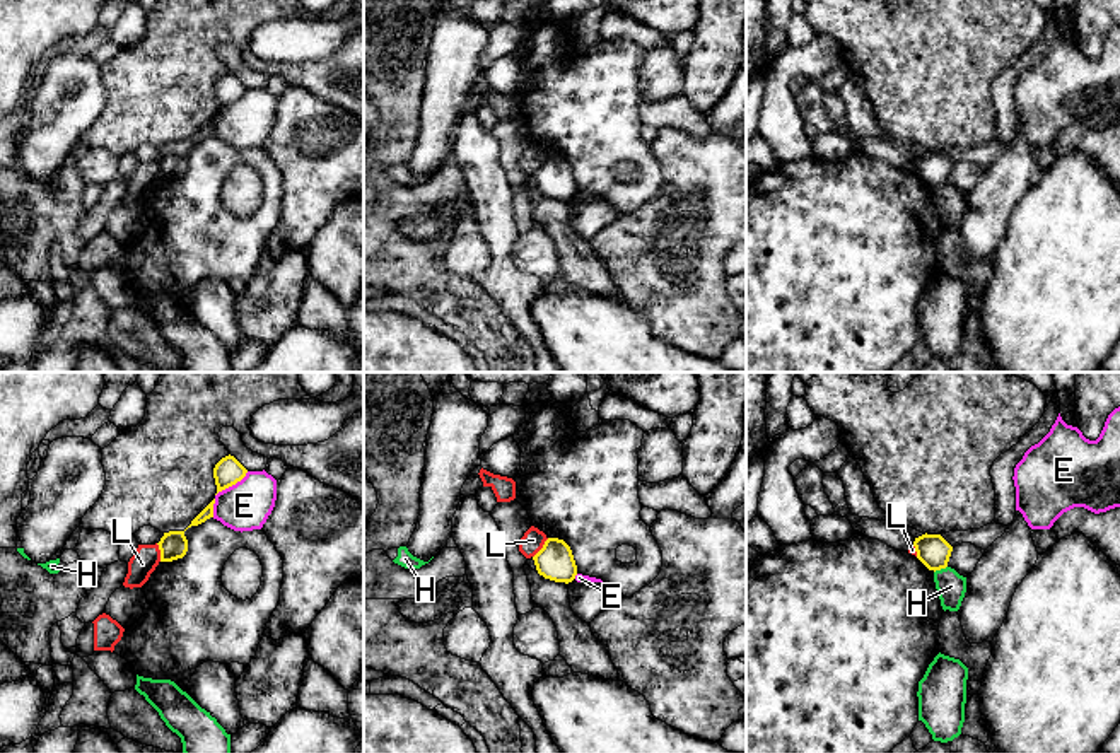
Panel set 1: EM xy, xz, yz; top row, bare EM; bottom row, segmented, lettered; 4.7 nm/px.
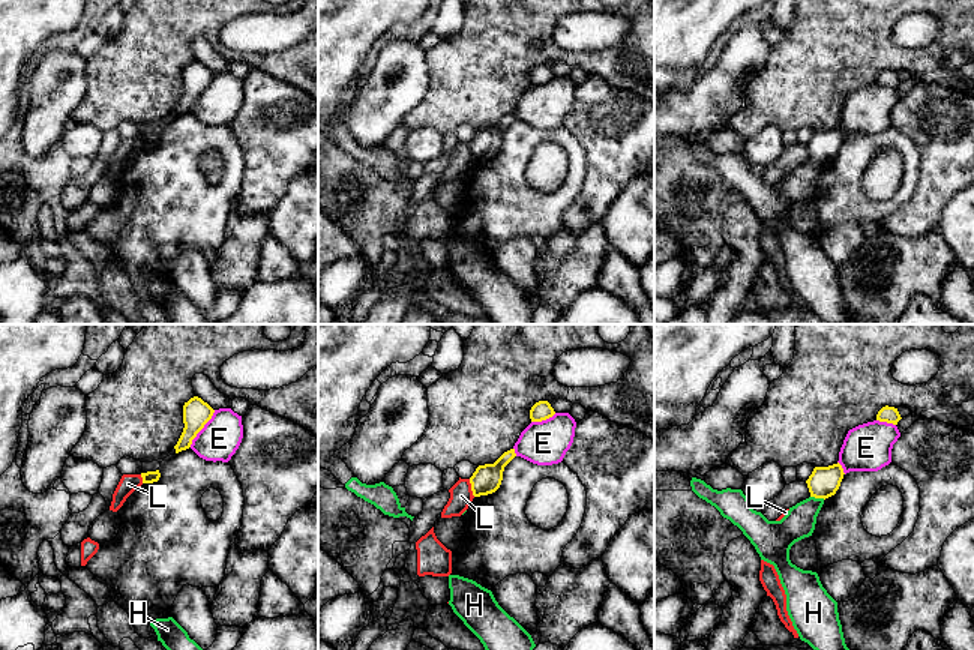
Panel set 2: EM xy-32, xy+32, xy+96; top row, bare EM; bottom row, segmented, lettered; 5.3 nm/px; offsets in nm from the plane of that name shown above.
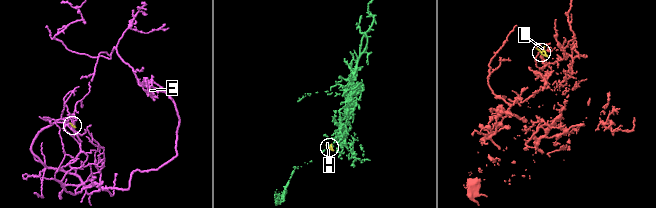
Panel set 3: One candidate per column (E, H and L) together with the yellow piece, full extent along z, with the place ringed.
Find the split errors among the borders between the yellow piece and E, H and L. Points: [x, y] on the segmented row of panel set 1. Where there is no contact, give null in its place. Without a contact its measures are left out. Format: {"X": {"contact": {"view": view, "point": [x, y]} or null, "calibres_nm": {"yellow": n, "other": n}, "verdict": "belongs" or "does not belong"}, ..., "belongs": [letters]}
{"E": {"contact": {"view": "xy", "point": [231, 485]}, "calibres_nm": {"yellow": 140, "other": 220}, "verdict": "does not belong"}, "H": {"contact": {"view": "yz", "point": [939, 569]}, "calibres_nm": {"yellow": 160, "other": 140}, "verdict": "does not belong"}, "L": {"contact": {"view": "xz", "point": [542, 548]}, "calibres_nm": {"yellow": 170, "other": 110}, "verdict": "does not belong"}, "belongs": []}

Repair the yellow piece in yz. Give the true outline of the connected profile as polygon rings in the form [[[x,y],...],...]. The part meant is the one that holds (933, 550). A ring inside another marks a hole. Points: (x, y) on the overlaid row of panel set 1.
[[[922,534],[913,541],[917,558],[929,570],[941,570],[948,567],[953,546],[941,534]]]

